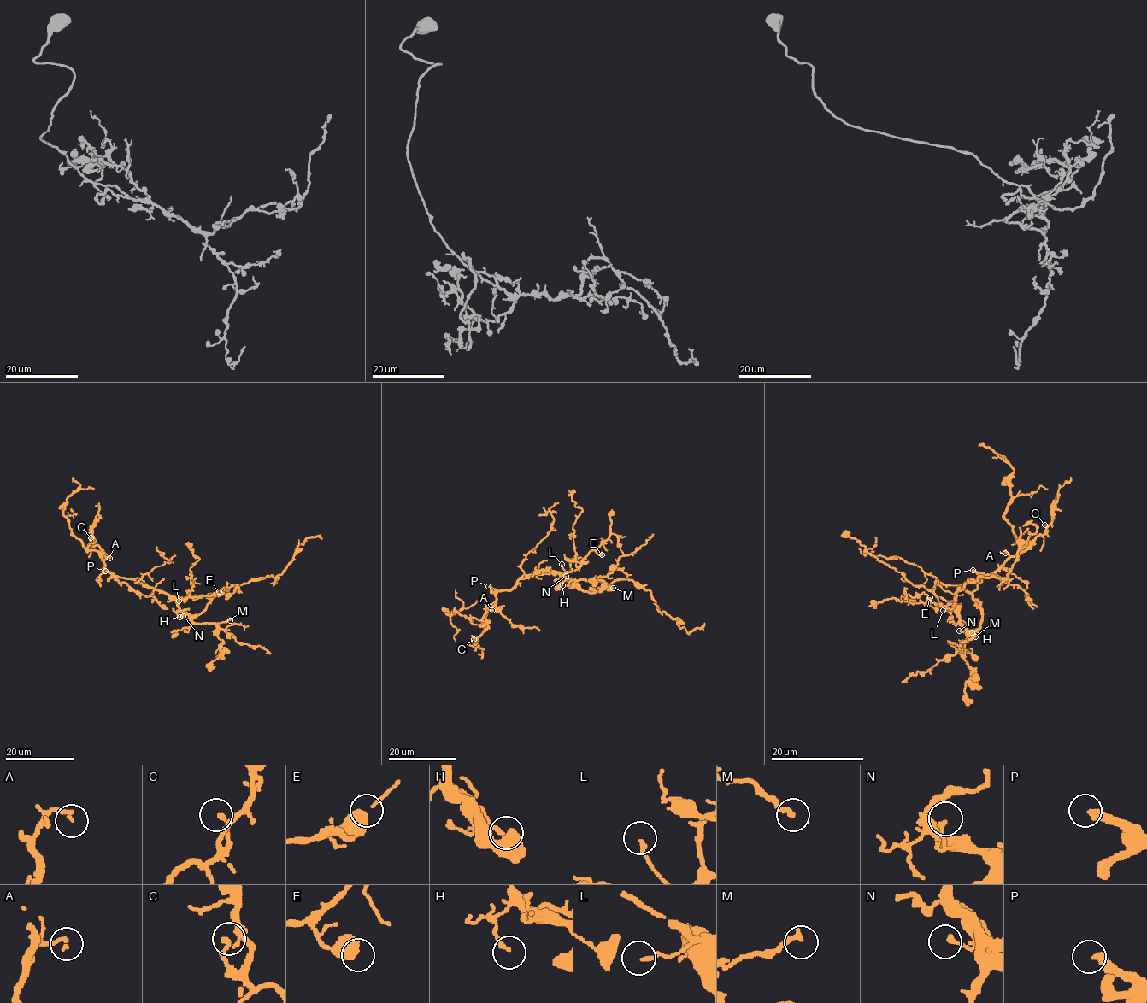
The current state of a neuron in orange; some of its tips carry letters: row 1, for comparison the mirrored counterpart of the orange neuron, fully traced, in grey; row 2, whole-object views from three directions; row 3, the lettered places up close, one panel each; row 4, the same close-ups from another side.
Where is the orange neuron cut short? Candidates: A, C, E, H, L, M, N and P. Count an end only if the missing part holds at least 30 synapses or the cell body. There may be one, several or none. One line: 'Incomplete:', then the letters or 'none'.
Incomplete: P

